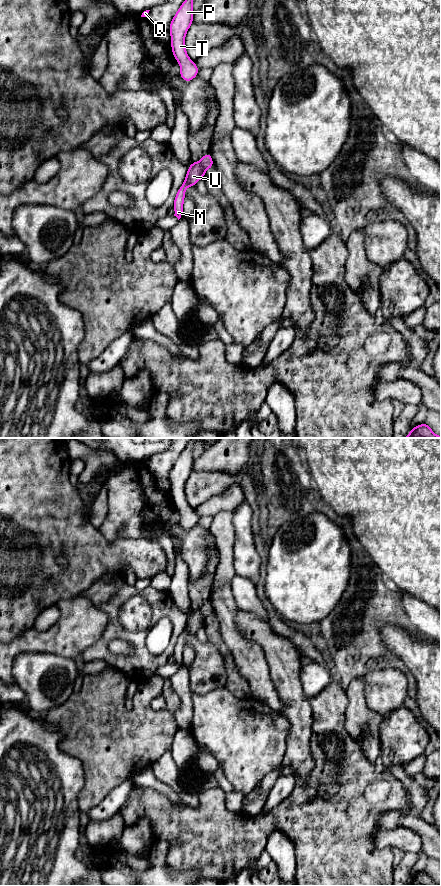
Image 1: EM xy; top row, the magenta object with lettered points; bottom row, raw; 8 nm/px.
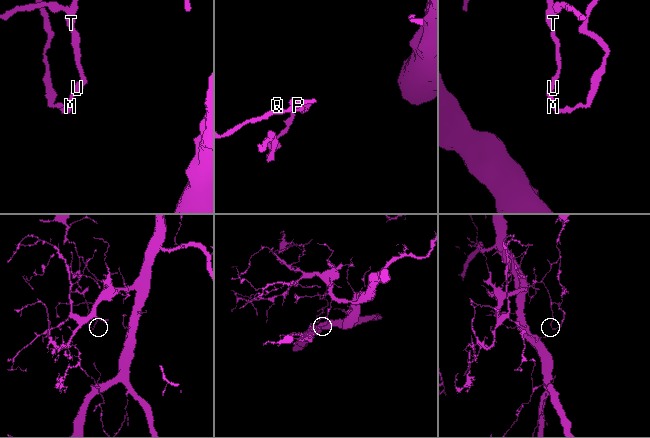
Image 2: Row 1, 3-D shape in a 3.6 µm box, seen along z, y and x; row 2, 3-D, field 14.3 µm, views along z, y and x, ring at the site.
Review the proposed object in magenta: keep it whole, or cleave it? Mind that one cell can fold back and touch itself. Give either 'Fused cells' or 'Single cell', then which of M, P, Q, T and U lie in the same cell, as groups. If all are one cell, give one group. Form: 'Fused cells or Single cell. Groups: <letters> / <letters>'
Fused cells. Groups: M U / P Q T

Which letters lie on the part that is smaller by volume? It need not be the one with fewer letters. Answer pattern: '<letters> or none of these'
M, U

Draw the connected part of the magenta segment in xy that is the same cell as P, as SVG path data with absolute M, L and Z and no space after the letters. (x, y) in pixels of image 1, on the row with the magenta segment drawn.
M185 0L169 26L172 52L180 65L180 76L185 82L193 80L199 72L195 62L188 57L184 44L186 33L193 23L192 3L193 0Z

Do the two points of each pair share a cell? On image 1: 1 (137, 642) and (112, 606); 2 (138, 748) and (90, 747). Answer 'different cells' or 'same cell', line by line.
1: same cell
2: same cell

